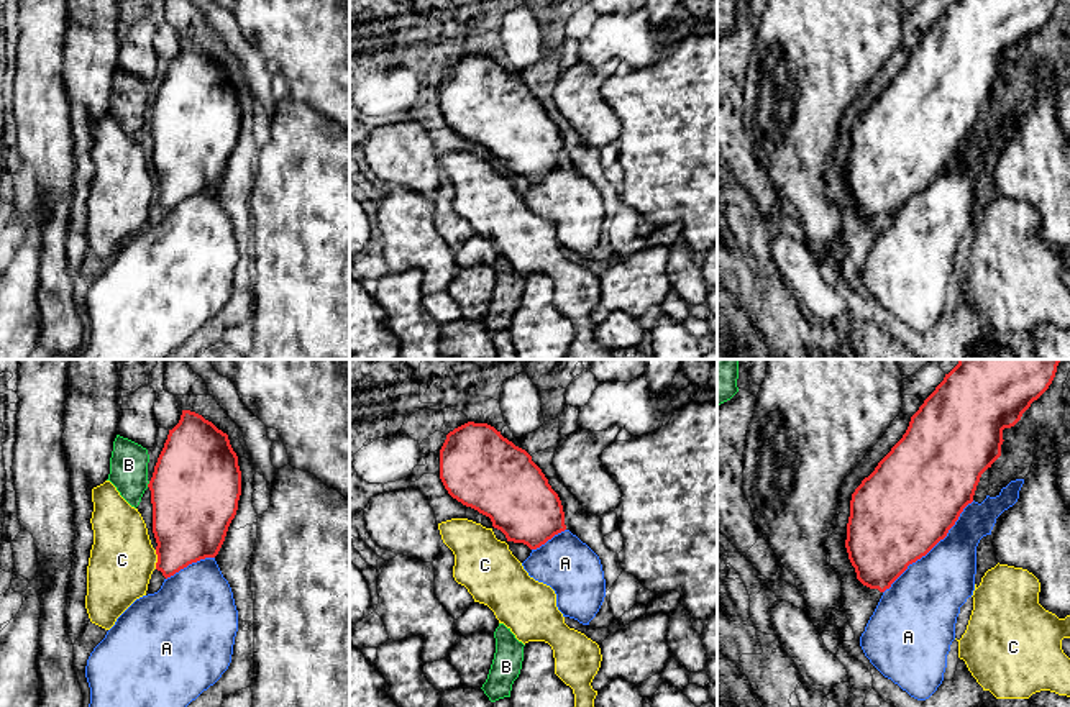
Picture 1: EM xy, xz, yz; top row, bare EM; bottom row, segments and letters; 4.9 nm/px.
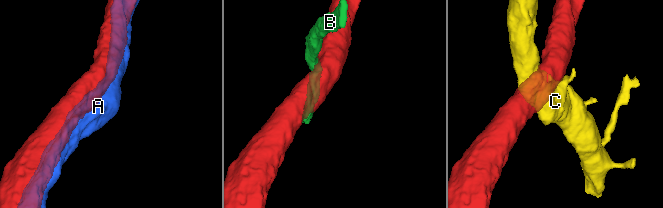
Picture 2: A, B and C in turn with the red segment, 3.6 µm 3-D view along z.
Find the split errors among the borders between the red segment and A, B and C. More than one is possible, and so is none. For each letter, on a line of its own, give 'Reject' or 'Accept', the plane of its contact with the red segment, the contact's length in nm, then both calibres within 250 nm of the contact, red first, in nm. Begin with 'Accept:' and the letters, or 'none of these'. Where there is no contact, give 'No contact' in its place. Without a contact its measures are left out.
Accept: A
A: Accept. Touches red in yz. Shared border 650 nm. Thickness 480 nm (red) against 340 nm
B: Reject. Touches red in xy. Shared border 40 nm. Thickness 440 nm (red) against 190 nm
C: Reject. Touches red in xy. Shared border 100 nm. Thickness 360 nm (red) against 320 nm

